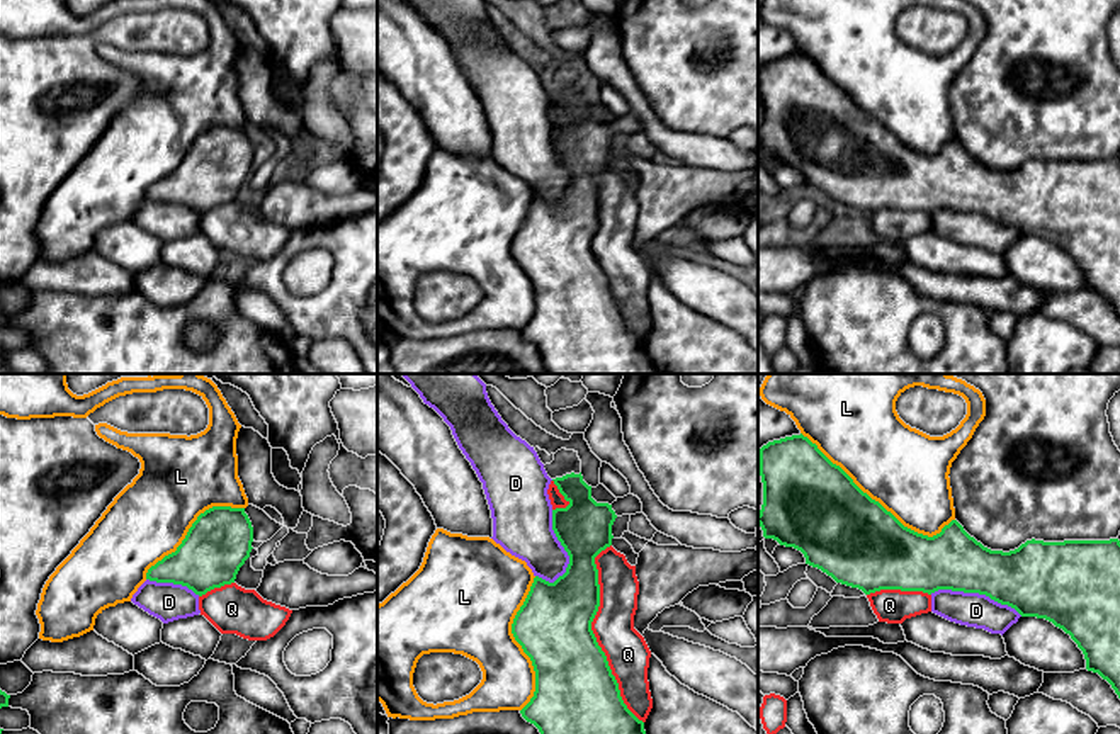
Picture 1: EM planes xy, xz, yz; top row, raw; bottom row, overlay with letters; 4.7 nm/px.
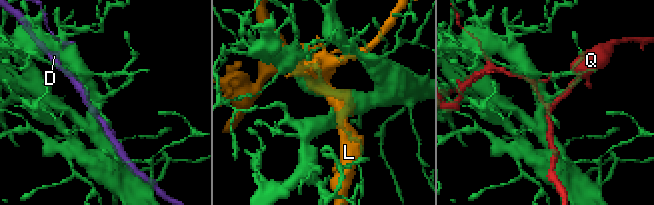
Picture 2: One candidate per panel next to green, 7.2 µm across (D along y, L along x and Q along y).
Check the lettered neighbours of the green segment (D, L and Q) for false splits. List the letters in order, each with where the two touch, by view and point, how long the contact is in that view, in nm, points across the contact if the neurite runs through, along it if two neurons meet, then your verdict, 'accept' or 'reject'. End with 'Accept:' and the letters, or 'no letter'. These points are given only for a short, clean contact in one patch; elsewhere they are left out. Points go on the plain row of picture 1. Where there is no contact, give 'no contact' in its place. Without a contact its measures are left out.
D: contact xz (565, 169); length 360 nm; reject
L: contact yz (877, 121); length 850 nm; reject
Q: contact xz (592, 252); length 850 nm; reject
Accept: no letter

